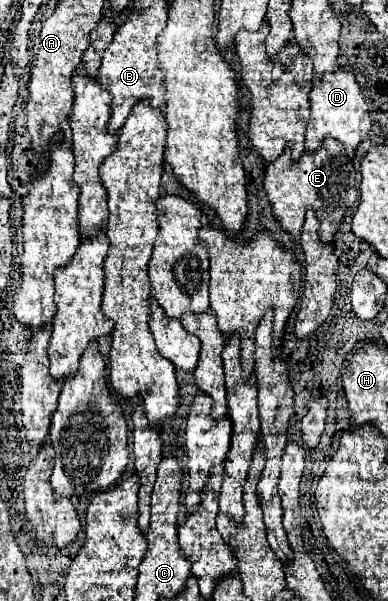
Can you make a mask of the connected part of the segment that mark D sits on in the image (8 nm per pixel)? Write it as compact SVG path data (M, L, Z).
M338 70L332 74L324 74L320 80L316 80L310 92L310 110L312 114L306 130L306 152L316 152L326 136L336 138L346 150L356 150L358 144L368 136L372 126L368 106L352 72Z

